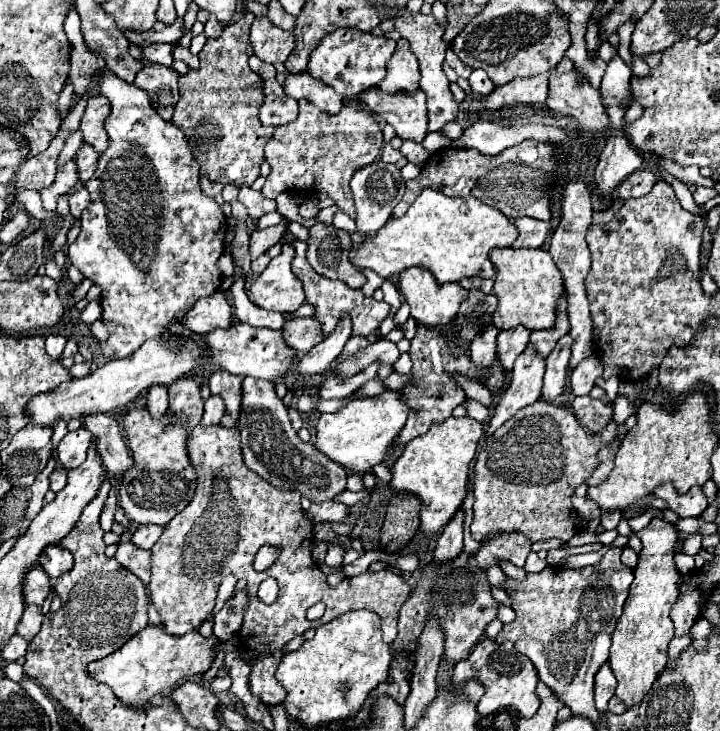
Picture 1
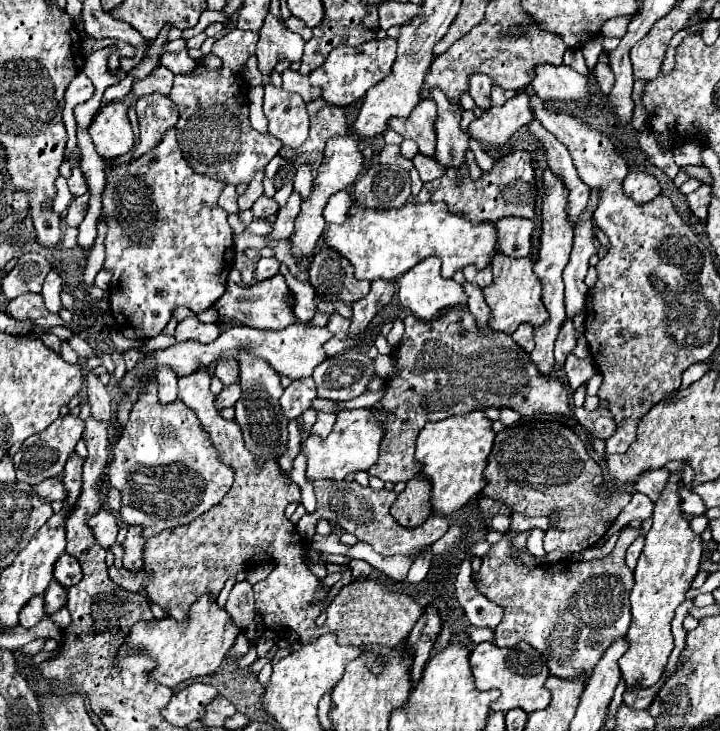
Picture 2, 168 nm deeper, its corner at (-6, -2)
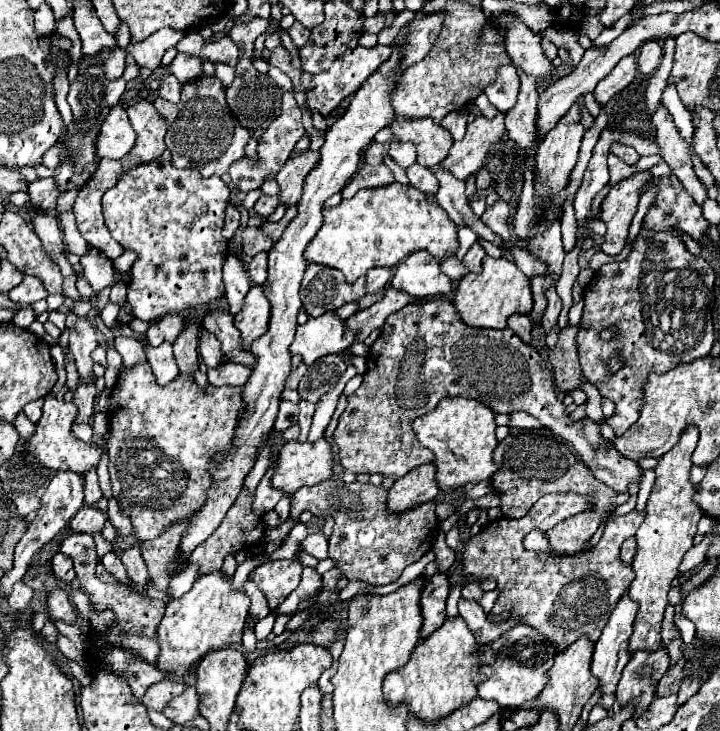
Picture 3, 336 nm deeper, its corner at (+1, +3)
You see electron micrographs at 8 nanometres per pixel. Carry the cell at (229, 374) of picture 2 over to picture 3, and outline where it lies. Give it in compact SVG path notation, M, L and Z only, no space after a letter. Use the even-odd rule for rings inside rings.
M204 329L202 335L200 335L198 351L200 351L200 357L202 357L202 361L206 363L208 369L214 369L214 367L218 367L218 365L222 363L220 343L218 343L218 339L216 339L212 333L208 333L206 329Z

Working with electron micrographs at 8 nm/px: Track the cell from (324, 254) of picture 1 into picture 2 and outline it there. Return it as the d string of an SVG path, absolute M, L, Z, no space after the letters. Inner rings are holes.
M321 246L321 250L315 252L309 266L309 280L317 298L325 302L341 300L353 304L369 292L369 282L357 280L353 276L353 264L329 246Z

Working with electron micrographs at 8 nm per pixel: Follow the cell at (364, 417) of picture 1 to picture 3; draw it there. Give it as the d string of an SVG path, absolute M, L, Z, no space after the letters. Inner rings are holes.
M322 437L316 443L288 441L280 449L274 465L272 487L292 495L304 485L314 485L332 477L332 451Z

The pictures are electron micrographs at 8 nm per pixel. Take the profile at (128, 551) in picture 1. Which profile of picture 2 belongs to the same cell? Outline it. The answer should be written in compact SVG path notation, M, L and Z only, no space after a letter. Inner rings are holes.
M109 566L109 576L117 580L117 584L121 584L123 588L129 588L131 592L141 592L141 588L145 586L145 582L151 582L151 572L145 572L145 568L141 570L129 570L125 566Z

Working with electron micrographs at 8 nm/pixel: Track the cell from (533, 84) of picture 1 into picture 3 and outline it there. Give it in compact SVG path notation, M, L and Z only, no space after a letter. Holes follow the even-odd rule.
M504 113L496 115L494 119L476 117L468 125L464 139L456 141L450 149L450 155L440 163L442 169L450 171L458 179L466 179L468 175L476 173L482 167L490 147L498 143L506 131L502 119L504 119Z

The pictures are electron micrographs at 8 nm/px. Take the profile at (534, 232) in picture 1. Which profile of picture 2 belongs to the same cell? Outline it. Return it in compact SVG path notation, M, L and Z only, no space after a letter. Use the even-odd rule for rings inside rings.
M505 218L497 222L499 228L499 248L503 254L521 258L531 254L531 238L535 222L527 218Z

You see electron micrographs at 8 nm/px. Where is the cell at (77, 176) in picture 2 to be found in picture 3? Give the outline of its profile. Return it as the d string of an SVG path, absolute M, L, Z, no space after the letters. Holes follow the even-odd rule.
M52 177L32 181L28 187L28 195L30 195L30 203L36 211L56 217L56 199L60 197L60 193L56 191L56 183Z

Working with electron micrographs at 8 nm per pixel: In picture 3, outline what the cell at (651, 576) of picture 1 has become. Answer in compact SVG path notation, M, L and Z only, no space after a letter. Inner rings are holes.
M688 425L680 435L678 443L658 459L656 465L656 481L646 503L646 519L642 521L636 541L638 551L632 561L632 569L636 573L634 583L628 593L638 603L638 615L634 621L634 633L630 637L630 651L654 651L660 645L660 625L664 617L664 607L668 605L668 591L678 575L678 565L682 563L684 553L692 547L692 539L696 535L696 525L704 511L698 503L694 503L696 487L690 483L692 469L692 453L698 443L698 427Z

